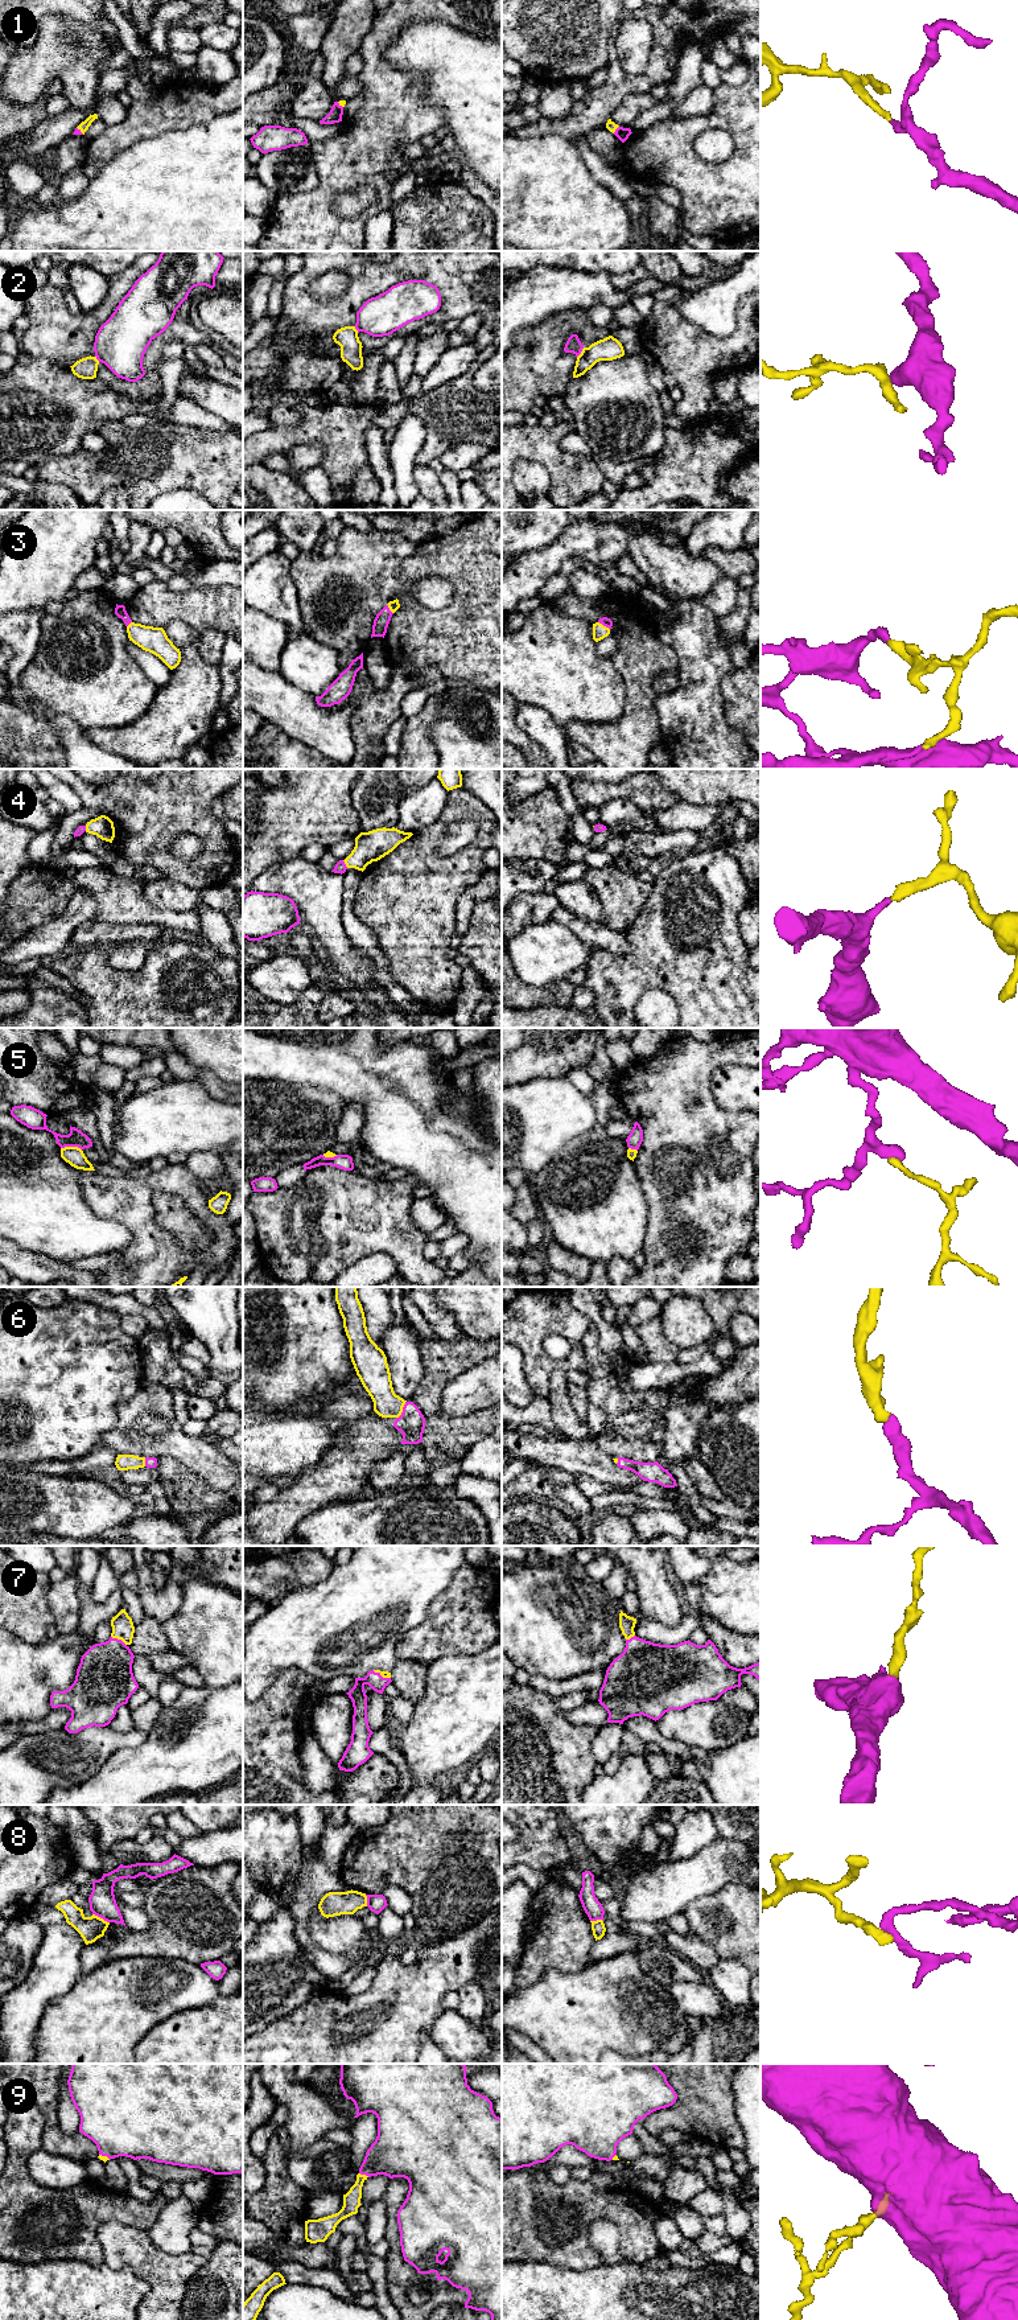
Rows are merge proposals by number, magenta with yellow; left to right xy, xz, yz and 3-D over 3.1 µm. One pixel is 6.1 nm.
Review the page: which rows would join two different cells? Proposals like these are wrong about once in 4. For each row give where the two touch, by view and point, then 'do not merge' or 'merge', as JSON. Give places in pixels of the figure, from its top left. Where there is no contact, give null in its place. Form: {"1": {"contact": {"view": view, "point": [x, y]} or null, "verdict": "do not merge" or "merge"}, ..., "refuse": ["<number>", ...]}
{"1": {"contact": {"view": "yz", "point": [615, 130]}, "verdict": "merge"}, "2": {"contact": {"view": "yz", "point": [580, 353]}, "verdict": "do not merge"}, "3": {"contact": {"view": "yz", "point": [604, 625]}, "verdict": "merge"}, "4": {"contact": {"view": "xz", "point": [345, 864]}, "verdict": "merge"}, "5": {"contact": {"view": "xy", "point": [71, 1146]}, "verdict": "do not merge"}, "6": {"contact": {"view": "xz", "point": [403, 1410]}, "verdict": "merge"}, "7": {"contact": {"view": "xy", "point": [119, 1640]}, "verdict": "merge"}, "8": {"contact": {"view": "xy", "point": [101, 1917]}, "verdict": "do not merge"}, "9": {"contact": {"view": "xz", "point": [365, 2174]}, "verdict": "merge"}, "refuse": ["2", "5", "8"]}

